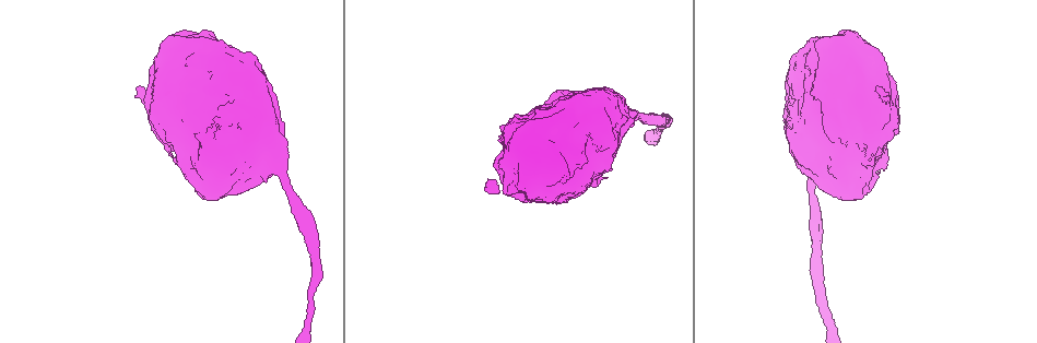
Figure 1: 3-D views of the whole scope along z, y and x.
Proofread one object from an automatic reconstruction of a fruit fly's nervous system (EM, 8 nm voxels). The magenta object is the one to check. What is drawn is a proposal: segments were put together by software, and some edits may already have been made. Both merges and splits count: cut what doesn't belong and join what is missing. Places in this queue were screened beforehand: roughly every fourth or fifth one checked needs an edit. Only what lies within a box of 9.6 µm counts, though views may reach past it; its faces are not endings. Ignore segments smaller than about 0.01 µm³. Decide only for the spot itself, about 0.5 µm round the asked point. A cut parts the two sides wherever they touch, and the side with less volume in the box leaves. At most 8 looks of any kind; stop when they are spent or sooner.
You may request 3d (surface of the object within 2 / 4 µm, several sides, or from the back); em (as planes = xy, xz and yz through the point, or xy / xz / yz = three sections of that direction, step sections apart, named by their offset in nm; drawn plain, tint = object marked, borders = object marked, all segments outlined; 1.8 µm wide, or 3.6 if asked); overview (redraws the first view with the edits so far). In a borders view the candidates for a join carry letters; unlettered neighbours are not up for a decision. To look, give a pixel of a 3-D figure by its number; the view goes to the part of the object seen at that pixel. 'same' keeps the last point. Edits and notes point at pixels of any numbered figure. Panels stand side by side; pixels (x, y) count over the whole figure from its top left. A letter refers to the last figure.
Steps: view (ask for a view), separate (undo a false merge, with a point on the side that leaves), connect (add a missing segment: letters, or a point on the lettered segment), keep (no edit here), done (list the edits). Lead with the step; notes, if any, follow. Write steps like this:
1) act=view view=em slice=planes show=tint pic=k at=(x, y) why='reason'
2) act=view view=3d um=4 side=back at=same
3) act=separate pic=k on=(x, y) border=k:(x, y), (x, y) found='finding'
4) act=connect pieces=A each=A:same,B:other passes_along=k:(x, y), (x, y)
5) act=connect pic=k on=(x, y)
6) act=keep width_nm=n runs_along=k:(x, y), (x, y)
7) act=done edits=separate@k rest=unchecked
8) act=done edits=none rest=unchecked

act=view view=3d um=4 side=back pic=1 at=(274, 156) why='closes a loop'

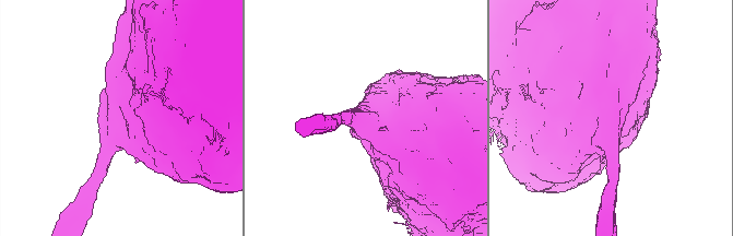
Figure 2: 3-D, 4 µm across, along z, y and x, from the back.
act=view view=em um=3.6 slice=planes show=plain pic=2 at=(121, 116)

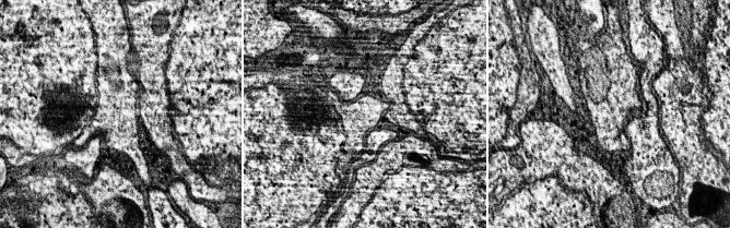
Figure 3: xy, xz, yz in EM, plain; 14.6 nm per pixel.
act=view view=em um=3.6 slice=planes show=borders at=same

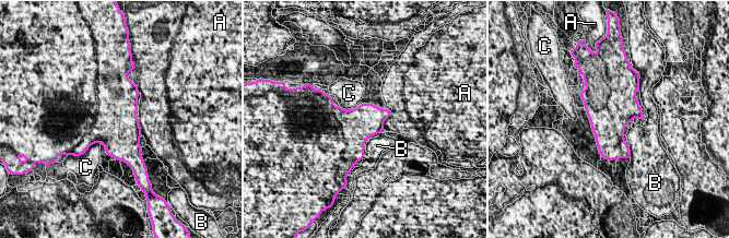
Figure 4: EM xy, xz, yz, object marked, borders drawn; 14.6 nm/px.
act=keep each=A:other,B:other,C:other border=4:(626, 144), (631, 154) found='all the same cell'

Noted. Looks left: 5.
act=view view=3d um=4 pic=1 at=(829, 190) why='touches itself'

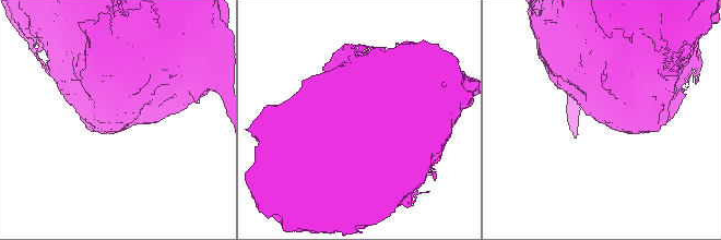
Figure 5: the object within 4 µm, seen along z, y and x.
act=view view=em um=3.6 slice=planes show=borders pic=5 at=(112, 120) why='shape alone is not enough'

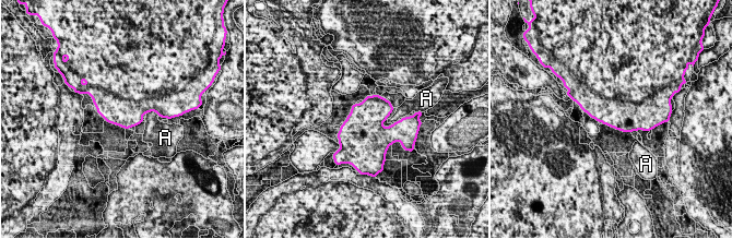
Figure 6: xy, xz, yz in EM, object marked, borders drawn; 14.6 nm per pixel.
act=keep longest_contact=A:130nm each=A:other found='continuous, no second cell'

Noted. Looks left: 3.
act=view view=em um=3.6 slice=planes show=plain pic=1 at=(872, 108) why='sudden change in width'

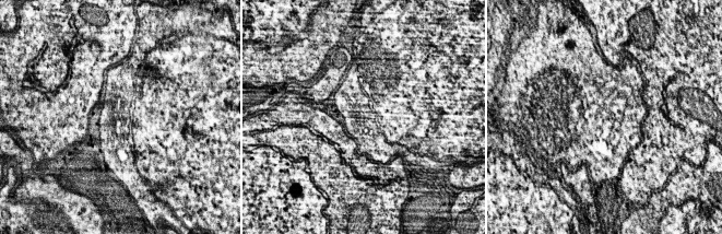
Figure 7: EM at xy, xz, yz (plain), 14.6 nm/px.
act=view view=em um=3.6 slice=planes show=borders at=same why='what lies round it'

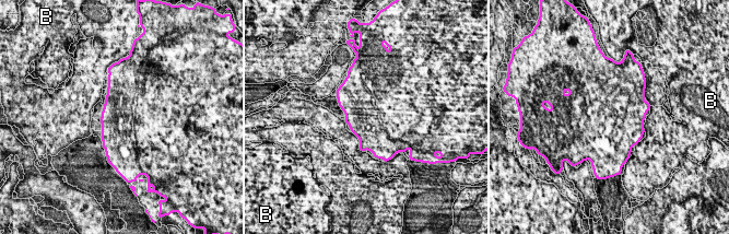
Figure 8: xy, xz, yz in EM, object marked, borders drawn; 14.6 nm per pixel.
act=keep each=B:other border=8:(352, 131), (360, 141), (360, 148) found='continuous, no second cell'

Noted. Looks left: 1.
act=done edits=none rest=unchecked

